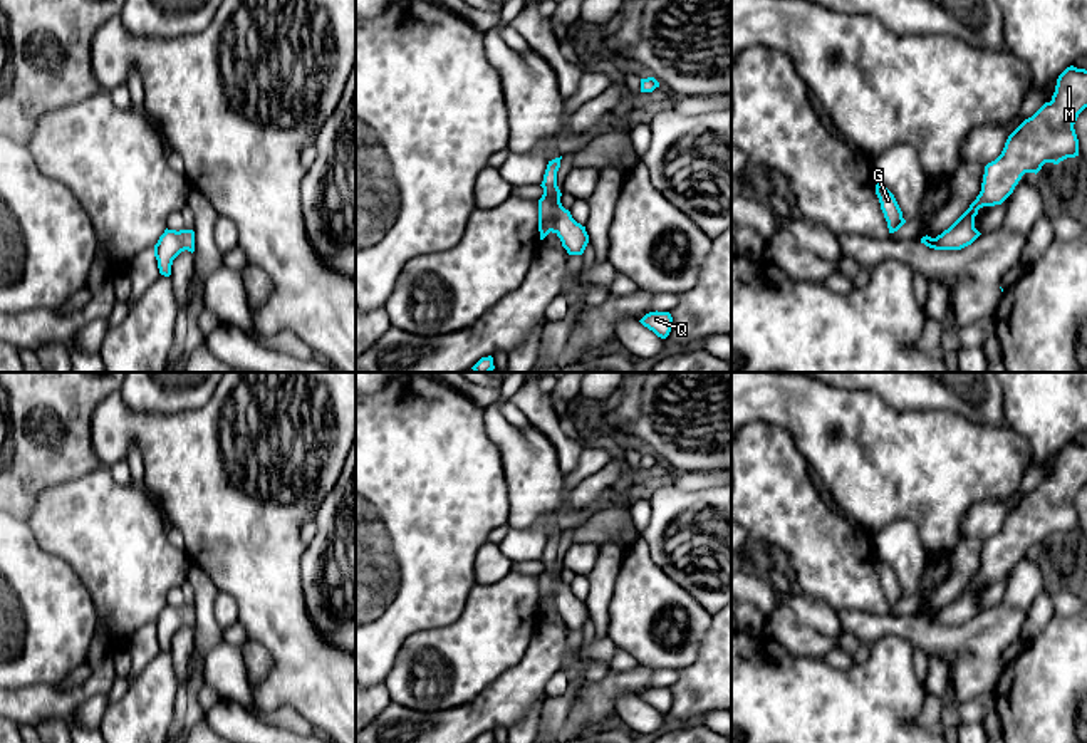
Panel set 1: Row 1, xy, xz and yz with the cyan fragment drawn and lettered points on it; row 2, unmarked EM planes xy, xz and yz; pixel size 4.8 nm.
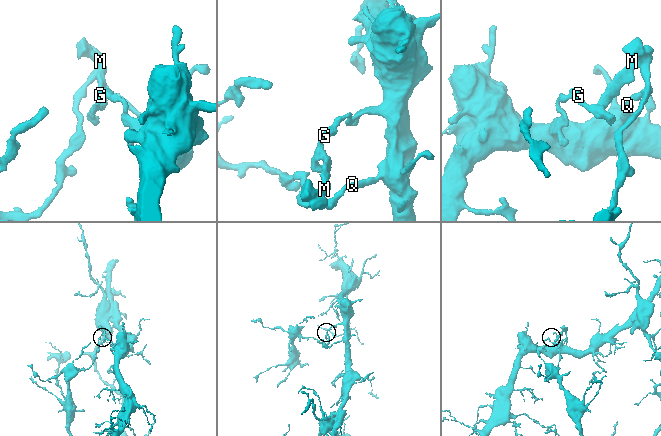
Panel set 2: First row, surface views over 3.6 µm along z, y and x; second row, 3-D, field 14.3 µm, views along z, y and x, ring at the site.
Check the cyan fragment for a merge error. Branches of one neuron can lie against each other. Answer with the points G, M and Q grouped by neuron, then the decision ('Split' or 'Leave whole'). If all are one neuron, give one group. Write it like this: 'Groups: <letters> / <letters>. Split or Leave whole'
Groups: G Q / M. Split

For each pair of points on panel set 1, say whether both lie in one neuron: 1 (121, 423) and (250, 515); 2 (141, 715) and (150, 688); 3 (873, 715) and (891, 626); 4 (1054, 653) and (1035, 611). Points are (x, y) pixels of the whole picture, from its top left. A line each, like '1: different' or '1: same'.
1: same
2: same
3: different
4: different

